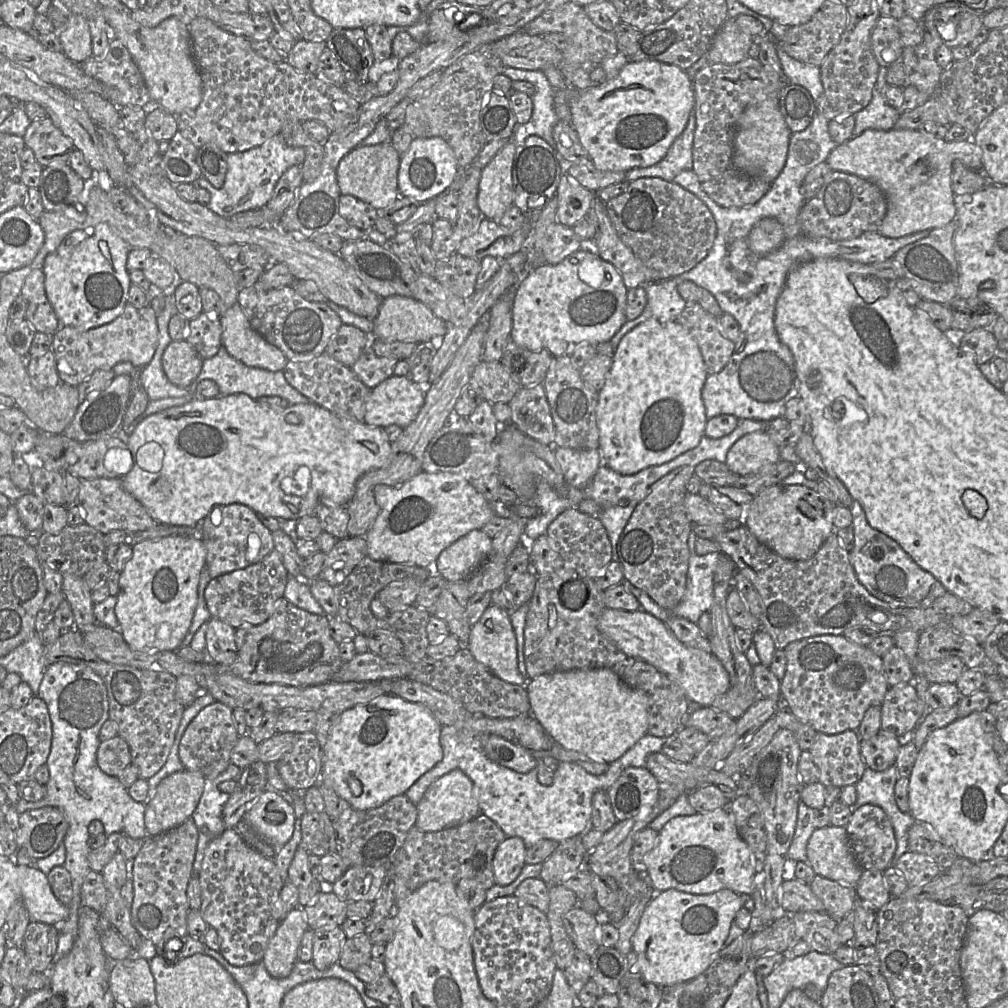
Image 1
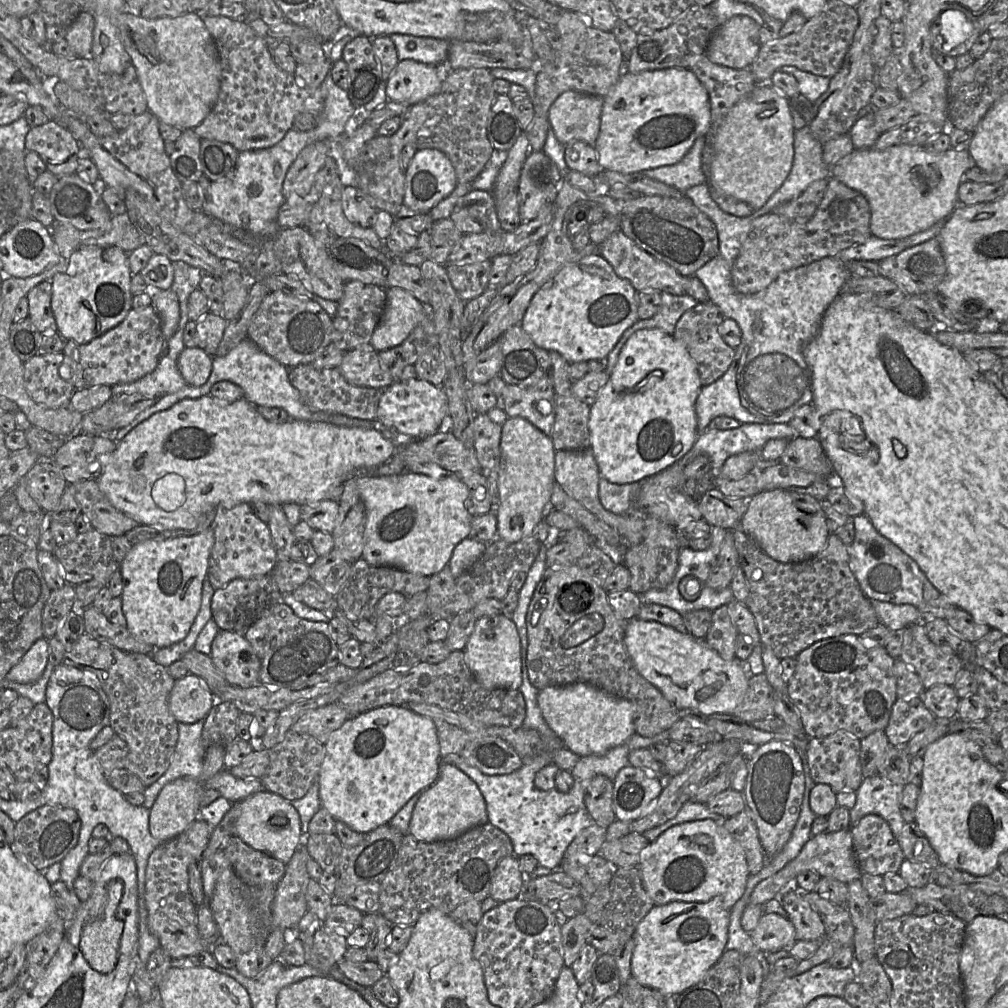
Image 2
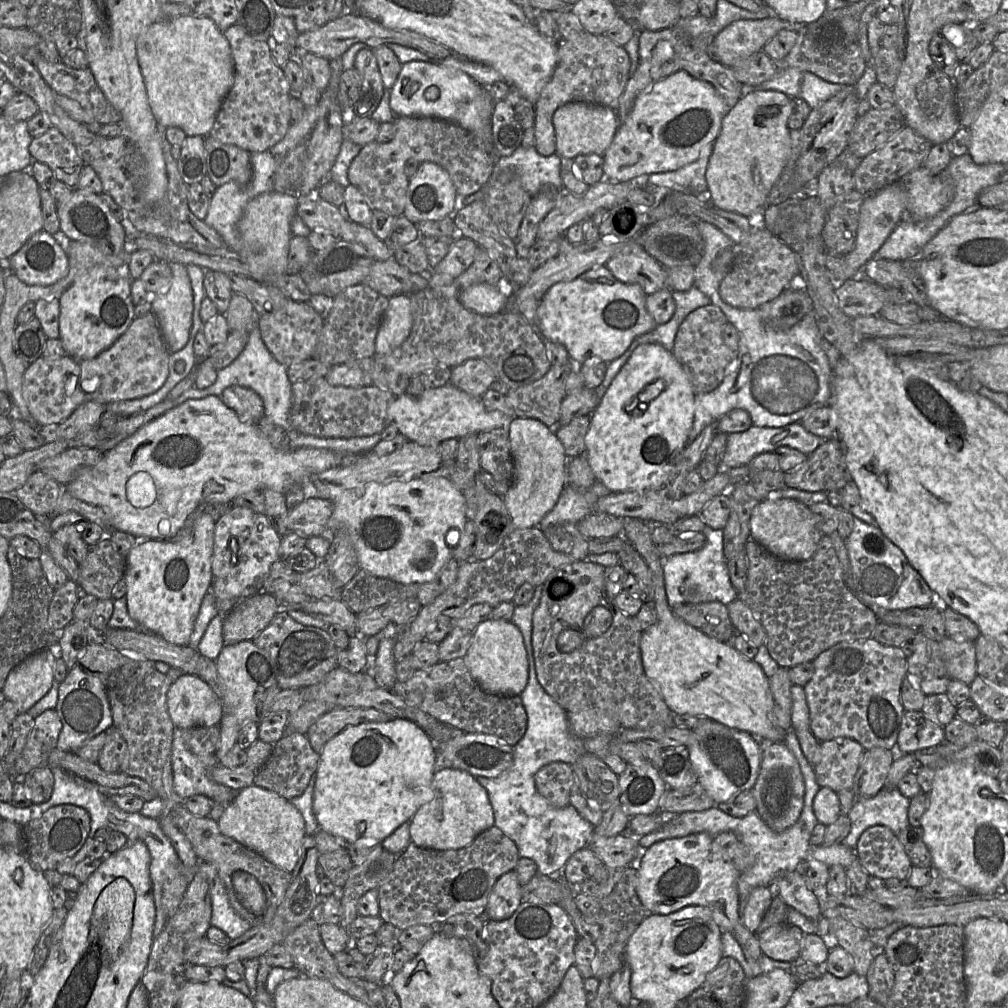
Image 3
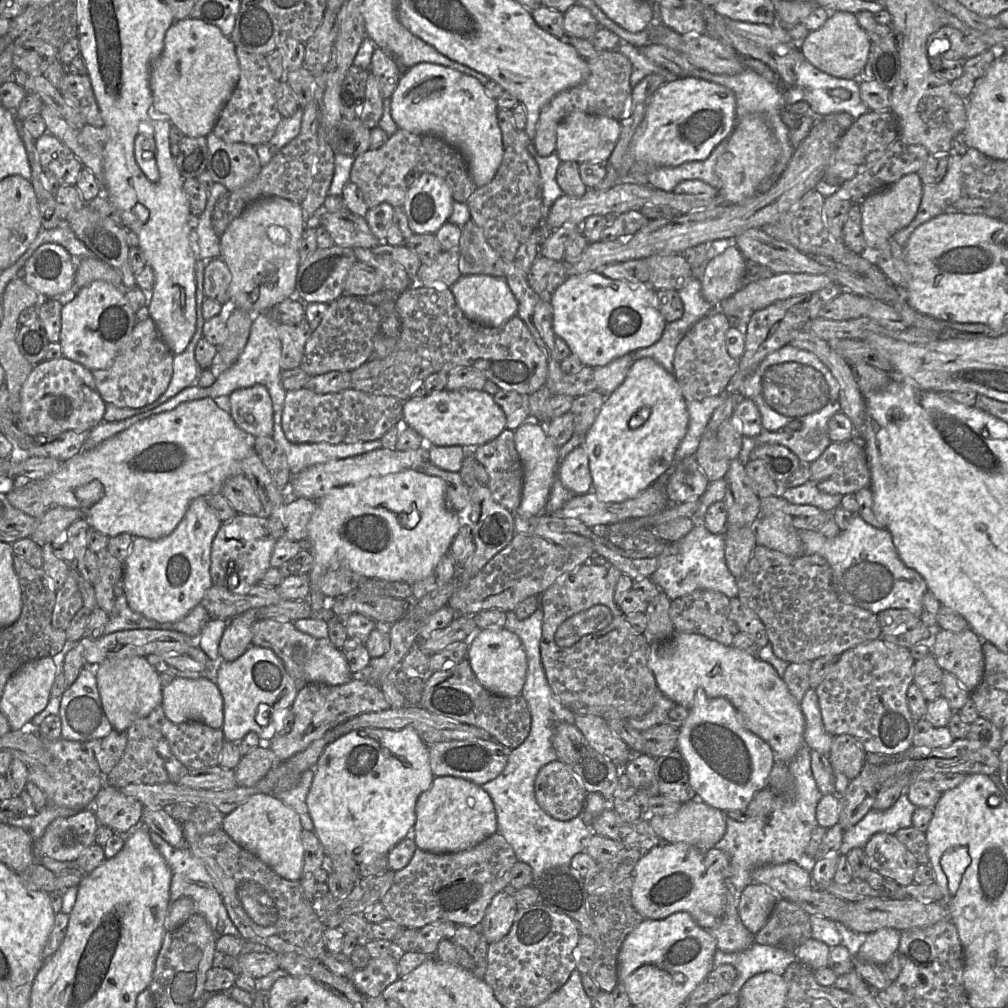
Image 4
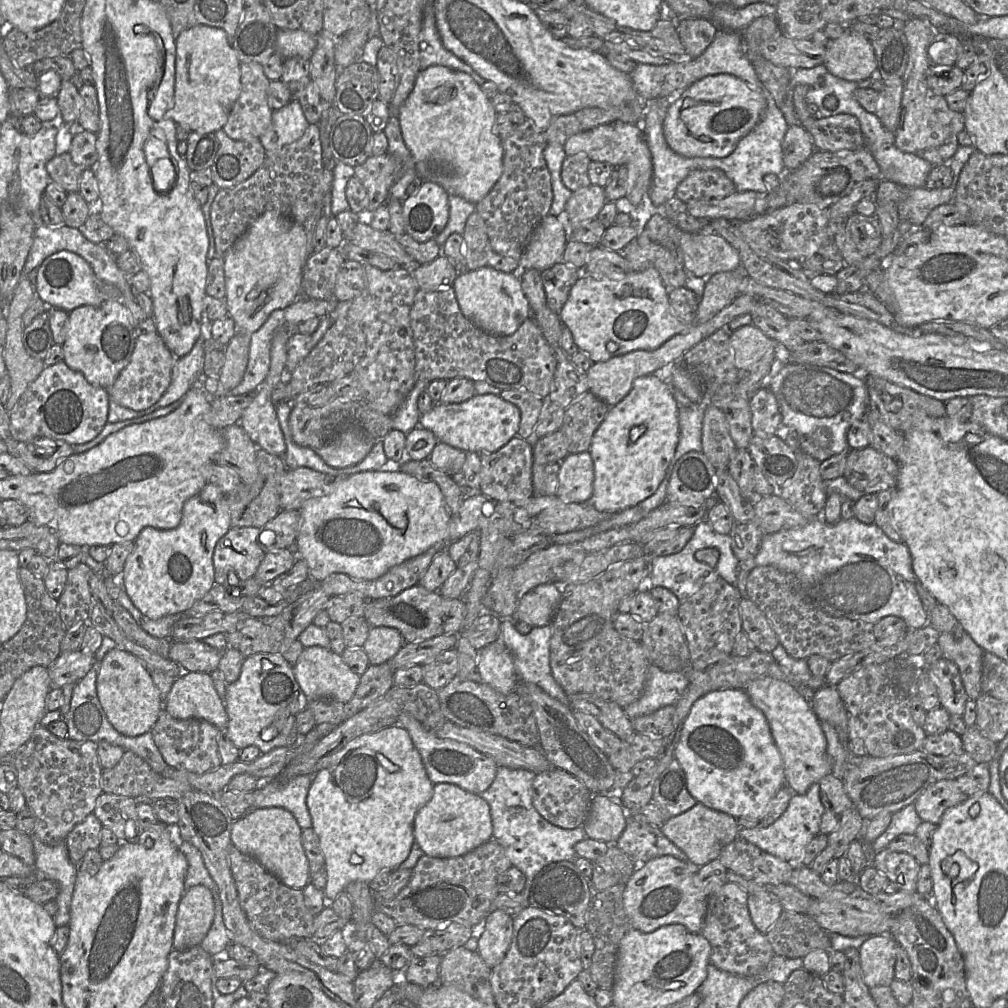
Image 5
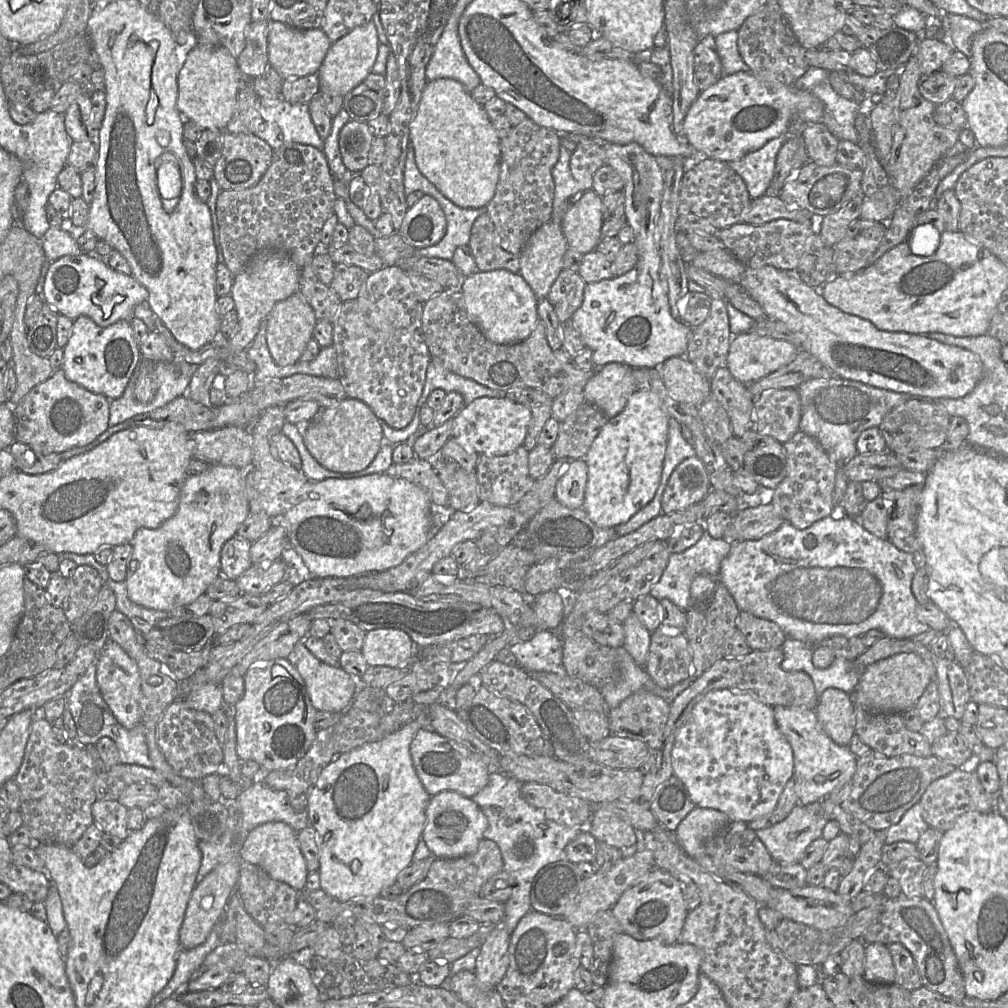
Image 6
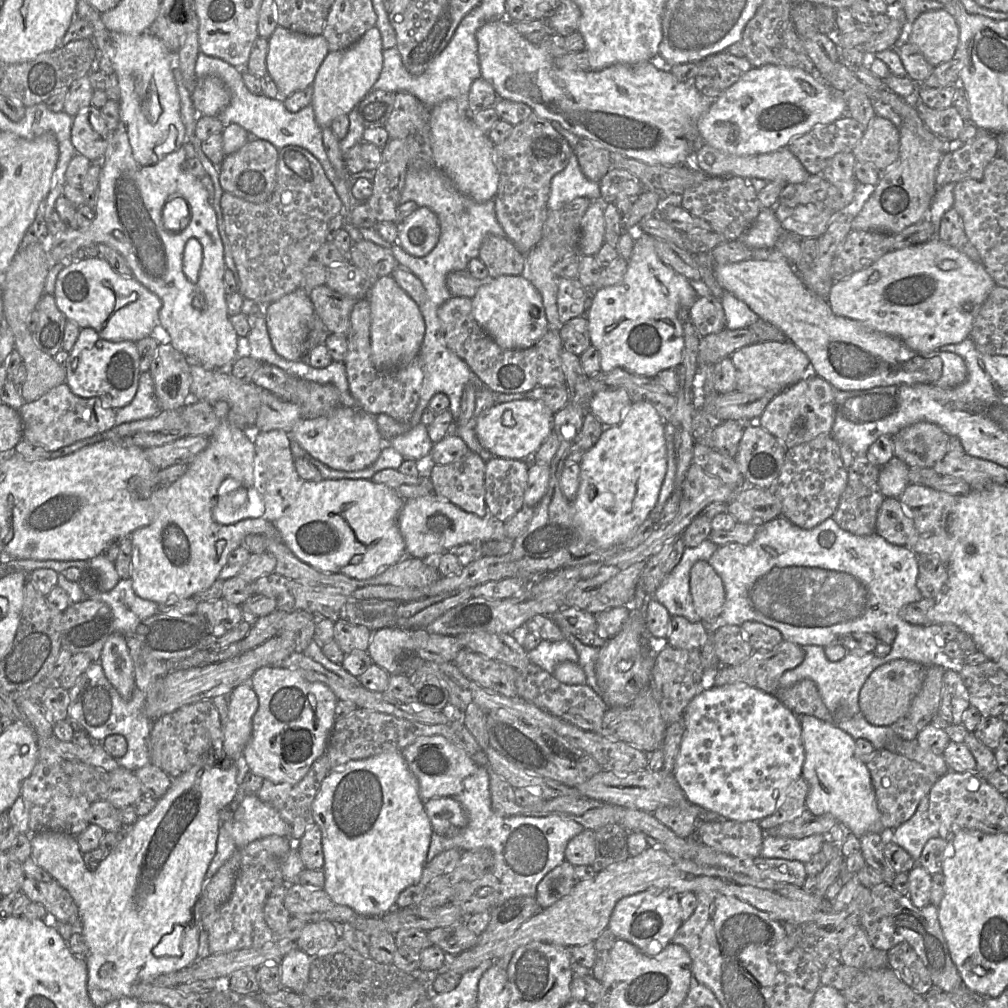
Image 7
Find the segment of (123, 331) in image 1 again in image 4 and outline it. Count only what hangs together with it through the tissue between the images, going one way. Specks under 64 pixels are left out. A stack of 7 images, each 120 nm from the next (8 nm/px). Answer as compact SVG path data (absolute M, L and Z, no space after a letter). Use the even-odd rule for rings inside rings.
M149 317L135 324L129 340L106 369L91 372L96 388L106 404L119 408L142 408L156 401L167 390L173 375L173 361L174 354Z

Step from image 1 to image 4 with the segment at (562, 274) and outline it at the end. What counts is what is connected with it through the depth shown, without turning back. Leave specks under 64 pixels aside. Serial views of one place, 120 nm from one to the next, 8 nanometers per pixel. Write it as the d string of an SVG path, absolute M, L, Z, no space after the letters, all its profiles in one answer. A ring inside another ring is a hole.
M599 271L587 272L585 274L569 276L567 280L560 285L553 293L550 304L553 307L553 330L557 337L562 338L569 346L572 354L579 357L583 365L591 367L604 366L614 359L628 354L640 348L645 348L656 343L662 336L667 321L657 310L657 295L656 290L649 283L626 282L623 280L614 280L605 277Z

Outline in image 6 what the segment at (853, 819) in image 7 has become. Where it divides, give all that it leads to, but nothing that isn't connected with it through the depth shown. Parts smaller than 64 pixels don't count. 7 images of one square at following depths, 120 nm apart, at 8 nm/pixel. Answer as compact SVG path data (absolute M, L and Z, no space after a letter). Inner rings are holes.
M774 706L778 728L793 750L795 792L799 803L808 805L823 800L835 788L849 782L856 770L857 757L849 746L836 744L823 730L815 710L801 707Z

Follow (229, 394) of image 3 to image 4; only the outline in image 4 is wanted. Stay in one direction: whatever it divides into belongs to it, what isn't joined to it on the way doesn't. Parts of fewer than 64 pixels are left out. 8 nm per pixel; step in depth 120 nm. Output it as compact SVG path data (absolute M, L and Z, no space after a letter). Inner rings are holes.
M265 386L237 389L228 396L228 402L233 420L251 439L273 436L273 406Z

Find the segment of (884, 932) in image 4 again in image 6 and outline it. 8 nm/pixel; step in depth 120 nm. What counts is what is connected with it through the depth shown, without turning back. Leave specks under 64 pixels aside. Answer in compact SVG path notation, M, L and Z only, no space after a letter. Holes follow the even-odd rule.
M878 942L866 944L863 976L873 983L895 983L895 967L888 945Z

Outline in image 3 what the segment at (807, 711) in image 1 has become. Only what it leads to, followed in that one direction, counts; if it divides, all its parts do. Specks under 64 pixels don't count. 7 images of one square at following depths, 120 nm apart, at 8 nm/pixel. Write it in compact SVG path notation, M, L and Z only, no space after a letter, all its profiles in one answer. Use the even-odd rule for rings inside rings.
M873 638L855 641L843 641L819 654L813 661L814 672L811 679L803 687L806 701L809 708L810 731L819 741L829 740L836 737L848 737L860 743L864 750L875 747L892 750L897 743L898 734L901 728L902 716L905 711L901 703L901 686L903 679L908 674L907 658L900 647L884 646Z

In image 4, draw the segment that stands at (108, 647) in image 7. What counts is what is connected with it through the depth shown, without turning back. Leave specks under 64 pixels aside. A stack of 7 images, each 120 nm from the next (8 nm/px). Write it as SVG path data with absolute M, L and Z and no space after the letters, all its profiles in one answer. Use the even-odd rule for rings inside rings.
M111 657L102 662L96 673L97 687L104 712L114 730L126 732L131 724L149 715L162 704L159 673L146 657Z

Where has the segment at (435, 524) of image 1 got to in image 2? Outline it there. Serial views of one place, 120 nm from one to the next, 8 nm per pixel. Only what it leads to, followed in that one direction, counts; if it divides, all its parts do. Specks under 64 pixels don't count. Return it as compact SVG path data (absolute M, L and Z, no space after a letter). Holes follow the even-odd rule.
M409 471L390 476L358 476L357 488L366 517L362 558L372 566L392 566L431 577L447 566L456 545L469 537L473 518L467 510L470 489L457 476L432 477Z

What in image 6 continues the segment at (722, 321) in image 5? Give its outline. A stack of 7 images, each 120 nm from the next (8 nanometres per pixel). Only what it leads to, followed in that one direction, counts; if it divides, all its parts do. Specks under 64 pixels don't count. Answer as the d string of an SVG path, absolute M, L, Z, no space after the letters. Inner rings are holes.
M608 363L602 367L593 368L595 374L589 379L583 388L585 401L596 406L601 410L607 419L614 418L625 408L630 396L636 391L635 379L633 377L633 369L637 367L630 367L622 363Z

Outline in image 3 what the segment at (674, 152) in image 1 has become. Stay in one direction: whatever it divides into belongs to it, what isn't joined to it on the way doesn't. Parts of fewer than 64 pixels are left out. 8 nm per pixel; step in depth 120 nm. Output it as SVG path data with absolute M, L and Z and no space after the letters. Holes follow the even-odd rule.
M713 144L705 145L694 162L680 169L654 173L648 176L647 184L651 187L665 187L686 194L708 194L706 170L713 152Z

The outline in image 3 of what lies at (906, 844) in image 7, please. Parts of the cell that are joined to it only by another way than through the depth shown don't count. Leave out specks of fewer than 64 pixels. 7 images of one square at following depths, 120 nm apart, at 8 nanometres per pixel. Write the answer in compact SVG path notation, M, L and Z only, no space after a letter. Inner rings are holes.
M883 788L875 796L858 798L852 808L845 812L851 822L850 831L843 844L855 849L860 835L869 827L883 825L896 836L908 827L910 799L897 788Z

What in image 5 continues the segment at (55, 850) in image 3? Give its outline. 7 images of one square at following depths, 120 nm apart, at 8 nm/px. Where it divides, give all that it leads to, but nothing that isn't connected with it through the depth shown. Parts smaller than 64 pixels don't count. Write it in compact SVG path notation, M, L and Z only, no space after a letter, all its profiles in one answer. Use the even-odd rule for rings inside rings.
M93 813L74 826L64 841L72 862L78 863L87 851L99 848L101 829L102 824Z

